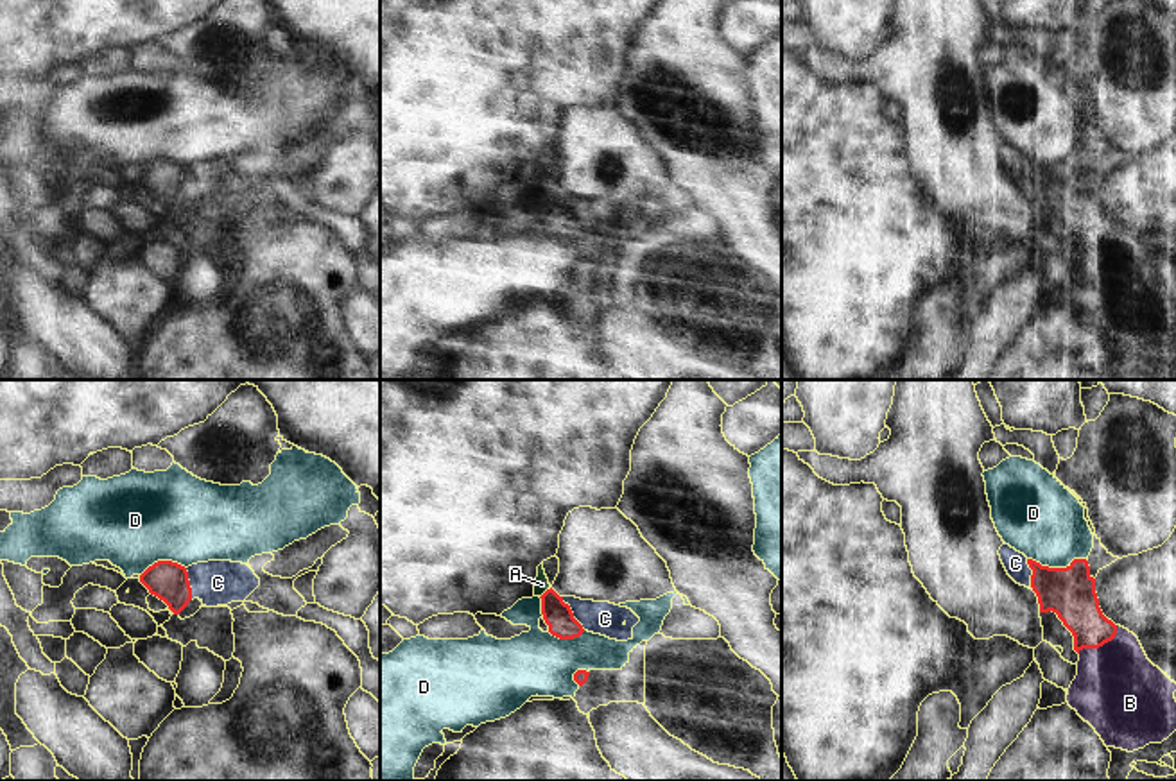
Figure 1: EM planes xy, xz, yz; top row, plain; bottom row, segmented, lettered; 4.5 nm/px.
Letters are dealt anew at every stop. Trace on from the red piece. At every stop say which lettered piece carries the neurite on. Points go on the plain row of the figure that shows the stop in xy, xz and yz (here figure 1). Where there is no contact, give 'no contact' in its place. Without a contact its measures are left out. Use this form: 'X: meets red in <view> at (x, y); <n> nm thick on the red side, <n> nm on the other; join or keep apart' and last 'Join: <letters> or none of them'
A: meets red in xz at (545, 190); 130 nm thick on the red side, 70 nm on the other; keep apart
B: meets red in yz at (1101, 244); 200 nm thick on the red side, 400 nm on the other; join
C: meets red in xz at (572, 212); 130 nm thick on the red side, 150 nm on the other; keep apart
D: meets red in yz at (1056, 167); 220 nm thick on the red side, 360 nm on the other; keep apart
Join: B

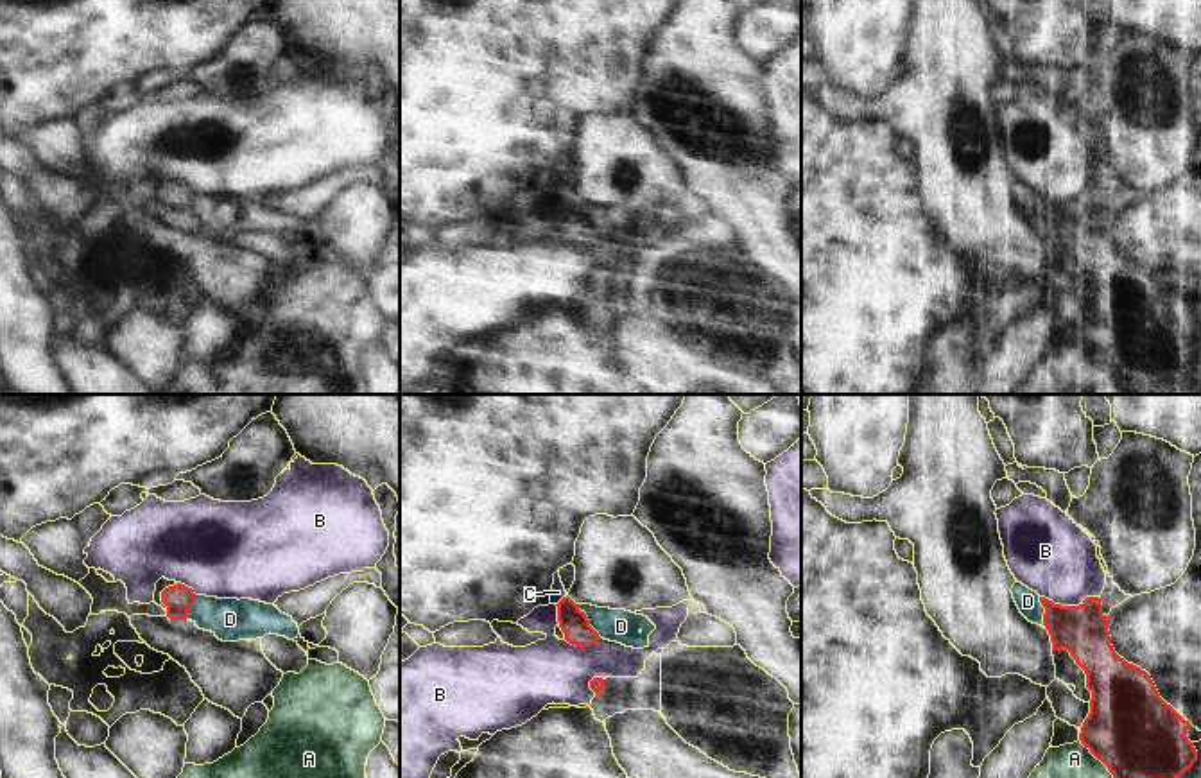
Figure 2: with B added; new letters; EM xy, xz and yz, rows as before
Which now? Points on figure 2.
A: meets red in yz at (1101, 359); 400 nm thick on the red side, 400 nm on the other; keep apart
B: meets red in yz at (1069, 205); 220 nm thick on the red side, 360 nm on the other; keep apart
C: meets red in xz at (561, 198); 130 nm thick on the red side, 70 nm on the other; keep apart
D: meets red in xz at (588, 219); 130 nm thick on the red side, 150 nm on the other; keep apart
Join: none of them

